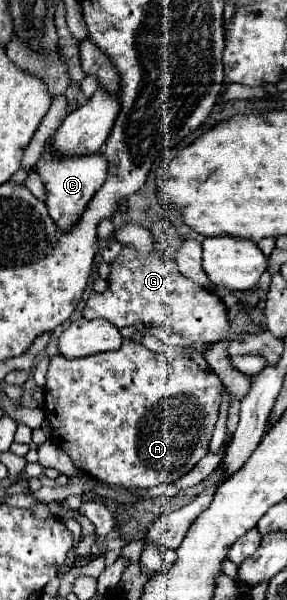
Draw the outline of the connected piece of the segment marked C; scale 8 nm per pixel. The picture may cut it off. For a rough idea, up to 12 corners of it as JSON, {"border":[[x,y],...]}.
{"border":[[43,145],[33,171],[67,231],[105,183],[103,153],[61,157]]}

